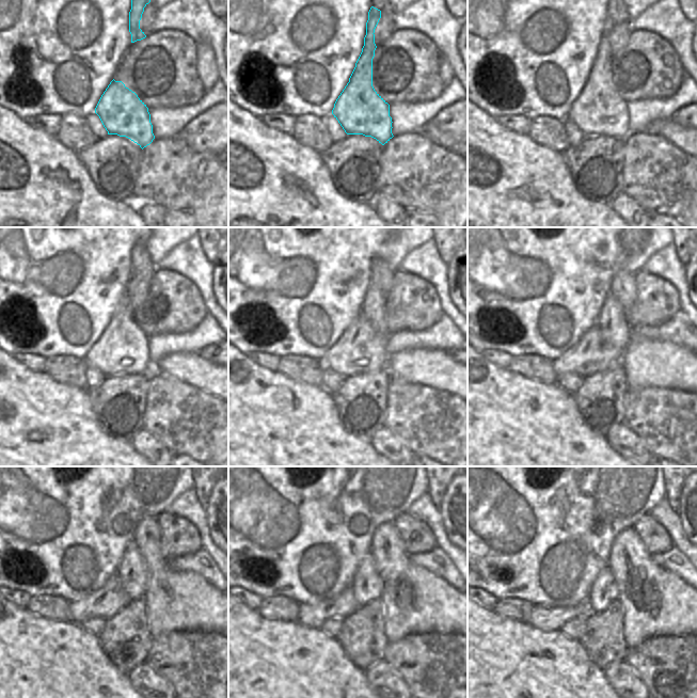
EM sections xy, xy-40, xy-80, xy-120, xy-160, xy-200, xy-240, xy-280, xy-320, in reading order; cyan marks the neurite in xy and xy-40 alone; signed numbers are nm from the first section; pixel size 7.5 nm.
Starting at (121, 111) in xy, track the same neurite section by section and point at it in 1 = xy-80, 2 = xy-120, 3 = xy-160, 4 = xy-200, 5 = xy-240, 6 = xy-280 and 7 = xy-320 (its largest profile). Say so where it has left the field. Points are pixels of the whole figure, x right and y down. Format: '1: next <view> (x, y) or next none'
1: next xy-80 (599, 109)
2: next xy-120 (123, 348)
3: next xy-160 (361, 348)
4: next xy-200 (591, 353)
5: next xy-240 (110, 599)
6: next xy-280 (344, 604)
7: next xy-320 (545, 618)

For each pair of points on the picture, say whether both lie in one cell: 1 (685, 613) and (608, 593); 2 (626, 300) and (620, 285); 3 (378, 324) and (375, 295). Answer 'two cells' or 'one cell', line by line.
1: two cells
2: one cell
3: one cell

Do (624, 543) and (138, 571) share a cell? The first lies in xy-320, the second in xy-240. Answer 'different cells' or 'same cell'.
different cells

